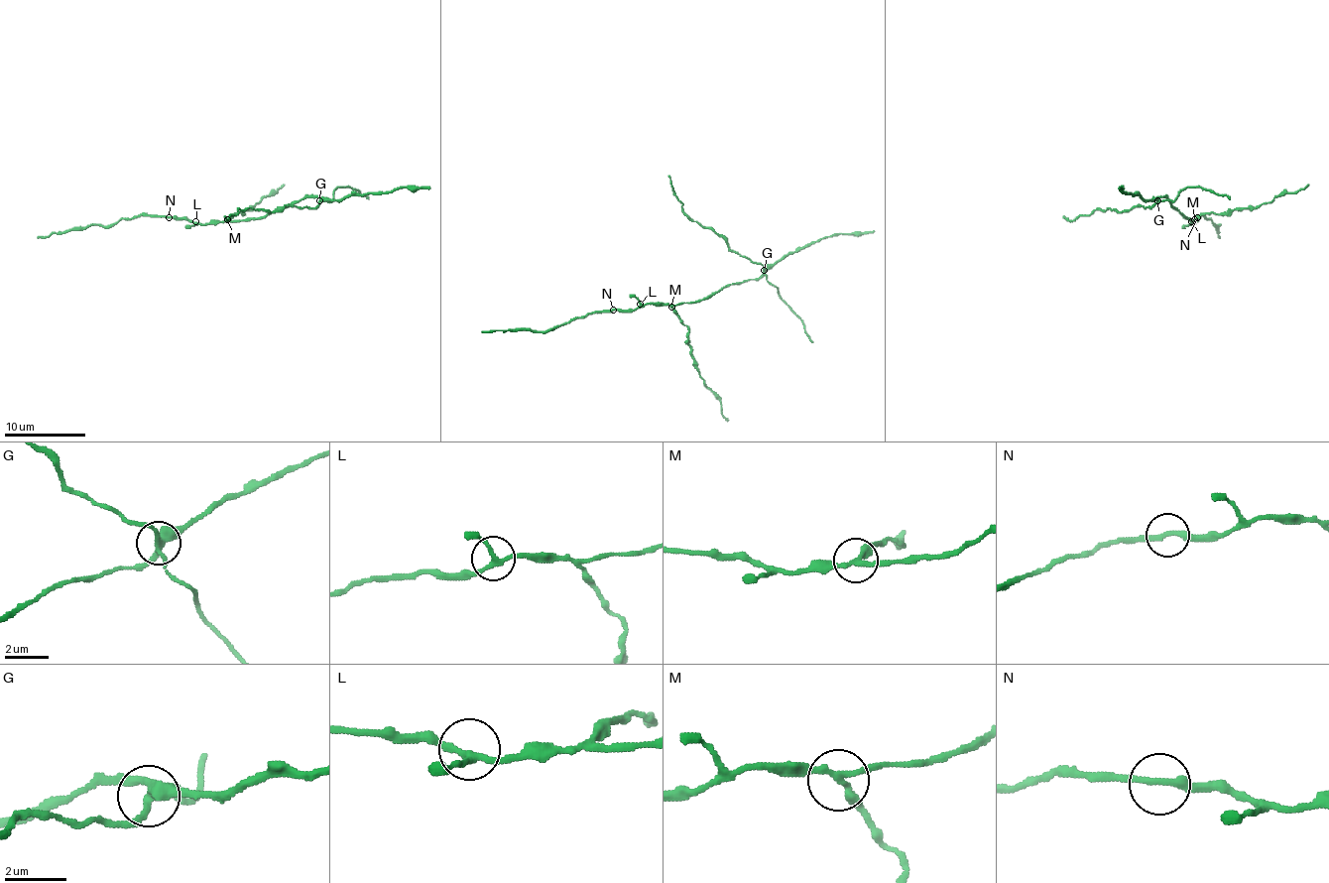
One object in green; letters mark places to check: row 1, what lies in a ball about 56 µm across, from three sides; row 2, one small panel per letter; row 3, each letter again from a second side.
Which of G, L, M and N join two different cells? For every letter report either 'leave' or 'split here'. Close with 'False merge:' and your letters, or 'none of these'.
G: split here
L: leave
M: split here
N: leave
False merge: G, M

